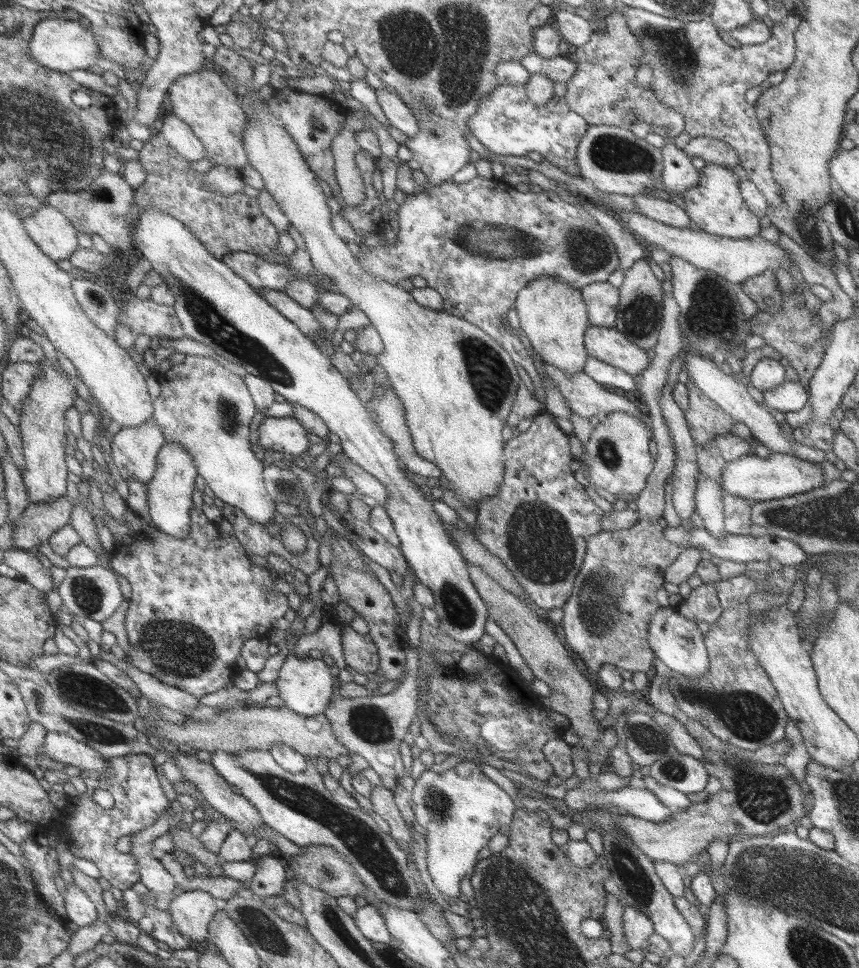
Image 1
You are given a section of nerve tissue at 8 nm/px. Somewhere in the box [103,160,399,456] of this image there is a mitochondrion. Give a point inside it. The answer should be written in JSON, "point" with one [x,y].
{"point":[208,321]}

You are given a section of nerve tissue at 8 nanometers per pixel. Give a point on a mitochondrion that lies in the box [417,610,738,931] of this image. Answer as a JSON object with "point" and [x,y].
{"point":[632,875]}

